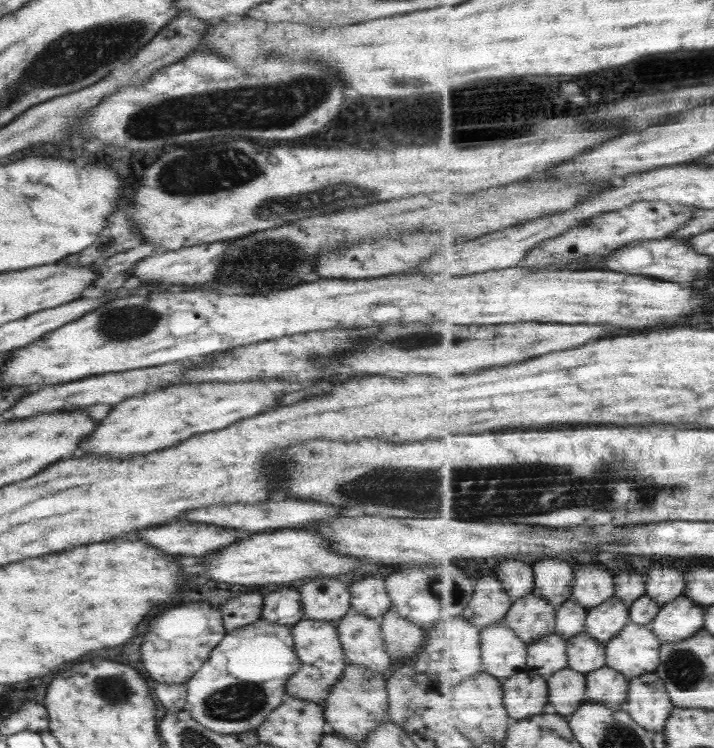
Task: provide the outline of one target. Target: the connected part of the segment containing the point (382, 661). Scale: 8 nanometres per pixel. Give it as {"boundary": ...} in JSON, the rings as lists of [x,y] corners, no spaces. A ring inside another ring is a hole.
{"boundary":[[[349,611],[336,622],[347,664],[365,666],[385,676],[394,660],[385,651],[380,619]]]}

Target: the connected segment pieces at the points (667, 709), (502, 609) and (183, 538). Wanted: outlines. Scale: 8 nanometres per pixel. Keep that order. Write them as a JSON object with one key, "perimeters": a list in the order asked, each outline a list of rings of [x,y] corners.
{"perimeters":[[[[656,672],[646,673],[631,680],[631,689],[625,710],[648,730],[665,732],[675,703],[667,689],[667,683]]],[[[480,573],[475,598],[464,610],[463,617],[479,626],[481,630],[503,622],[515,604],[498,575]]],[[[178,520],[138,532],[138,538],[172,556],[208,556],[248,534],[214,524]]]]}

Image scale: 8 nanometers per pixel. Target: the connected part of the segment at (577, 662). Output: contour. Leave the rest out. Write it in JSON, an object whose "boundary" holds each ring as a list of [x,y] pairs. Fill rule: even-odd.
{"boundary":[[[588,629],[568,642],[569,663],[572,669],[588,675],[607,666],[607,646],[598,638],[594,638]]]}

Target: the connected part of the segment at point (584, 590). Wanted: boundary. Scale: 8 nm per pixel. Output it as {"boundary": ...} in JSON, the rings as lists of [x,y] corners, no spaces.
{"boundary":[[[598,563],[575,564],[574,598],[589,610],[617,596],[616,575]]]}

